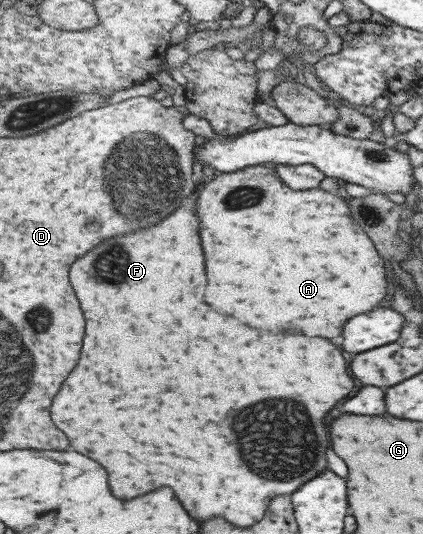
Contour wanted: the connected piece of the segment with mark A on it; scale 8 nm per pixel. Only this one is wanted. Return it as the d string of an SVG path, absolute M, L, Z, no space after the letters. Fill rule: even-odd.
M254 165L234 173L221 173L218 177L208 181L208 187L202 191L200 199L198 199L198 217L200 217L200 225L202 225L202 247L206 249L206 273L210 277L210 285L206 291L206 301L210 301L210 305L222 313L222 315L230 315L240 319L242 323L254 327L254 329L270 329L274 333L280 333L284 329L292 329L298 335L308 335L308 337L338 337L344 331L344 325L362 313L372 311L372 307L378 307L380 301L386 299L388 295L388 275L386 275L386 263L384 259L378 255L372 239L368 237L368 233L356 223L356 219L352 217L352 211L348 207L348 203L339 197L338 194L330 193L325 189L306 189L306 191L296 191L292 189L277 172L276 169L264 167L263 165ZM232 199L240 201L240 207L234 207Z

